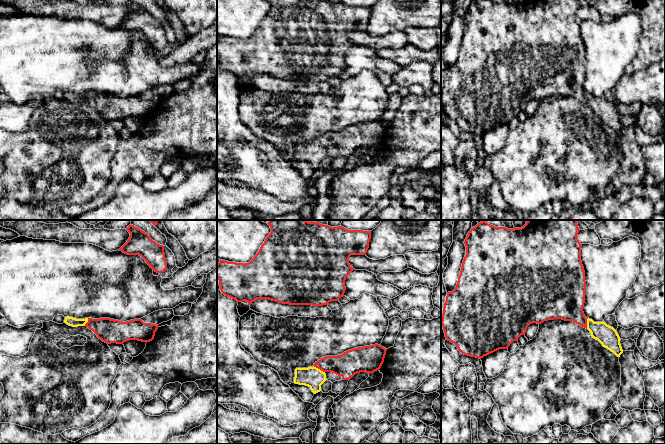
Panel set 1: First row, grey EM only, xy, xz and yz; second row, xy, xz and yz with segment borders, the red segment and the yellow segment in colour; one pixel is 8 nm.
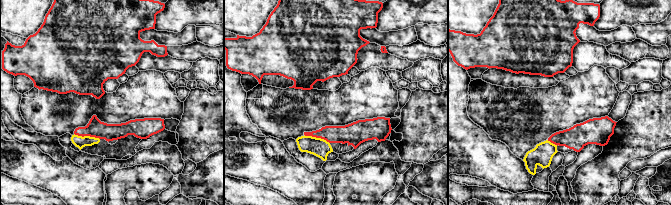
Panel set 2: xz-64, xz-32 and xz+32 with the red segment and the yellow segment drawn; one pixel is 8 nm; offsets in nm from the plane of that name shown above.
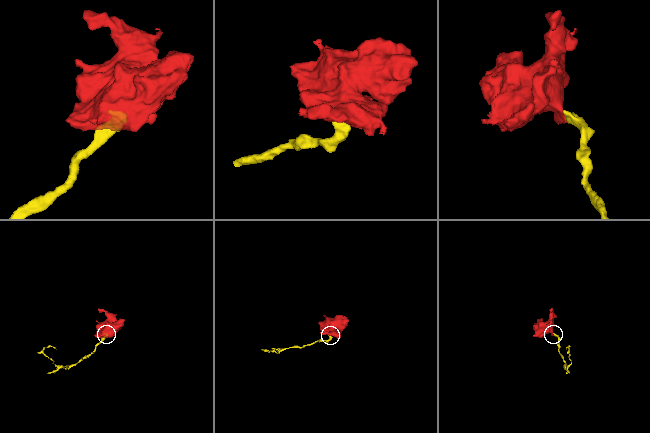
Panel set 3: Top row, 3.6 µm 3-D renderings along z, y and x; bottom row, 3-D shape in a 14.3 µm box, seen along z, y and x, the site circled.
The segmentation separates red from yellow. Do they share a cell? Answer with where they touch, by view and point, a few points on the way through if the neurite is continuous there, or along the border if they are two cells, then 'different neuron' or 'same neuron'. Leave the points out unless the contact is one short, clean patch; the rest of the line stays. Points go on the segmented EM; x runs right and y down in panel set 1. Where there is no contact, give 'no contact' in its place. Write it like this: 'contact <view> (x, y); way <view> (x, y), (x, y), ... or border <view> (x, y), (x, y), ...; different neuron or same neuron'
contact xz (319, 368); way xz (349, 363), (324, 364), (319, 368), (312, 377); same neuron

